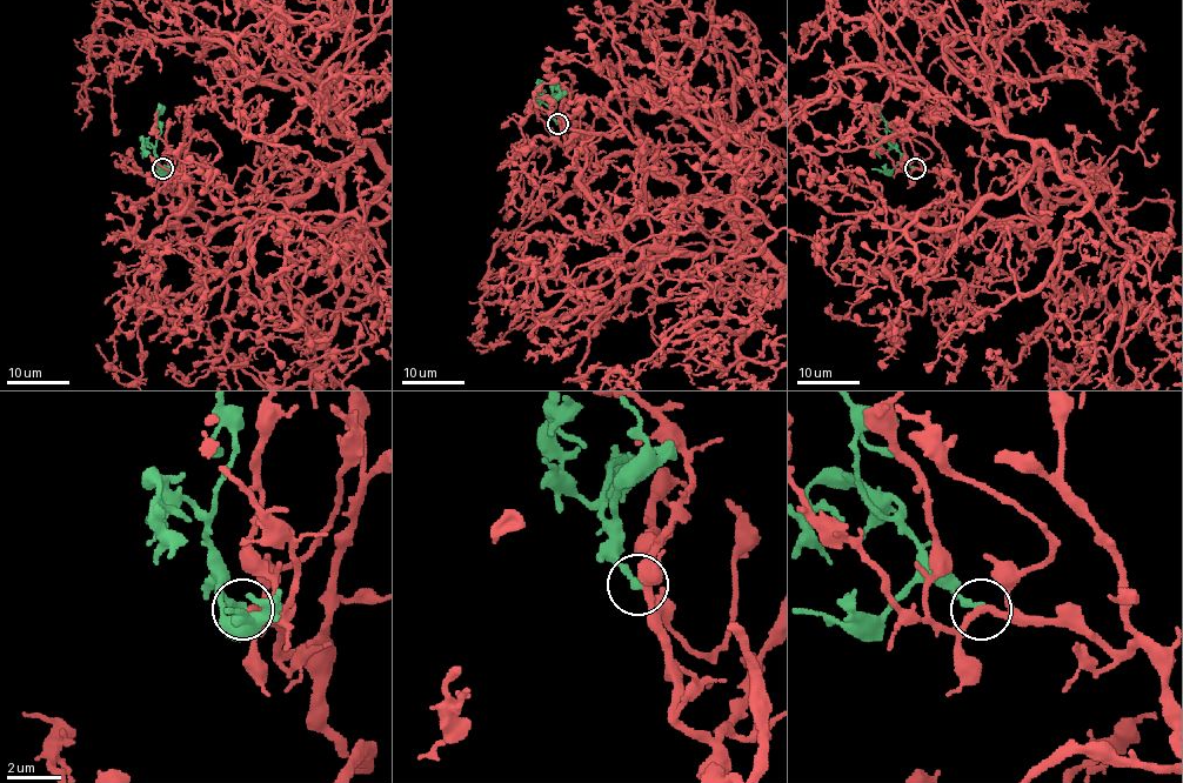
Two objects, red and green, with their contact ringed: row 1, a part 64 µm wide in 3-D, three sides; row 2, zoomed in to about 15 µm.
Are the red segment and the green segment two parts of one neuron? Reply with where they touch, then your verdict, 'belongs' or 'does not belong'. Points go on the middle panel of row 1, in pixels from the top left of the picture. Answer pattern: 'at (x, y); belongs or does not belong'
at (557, 124); does not belong

